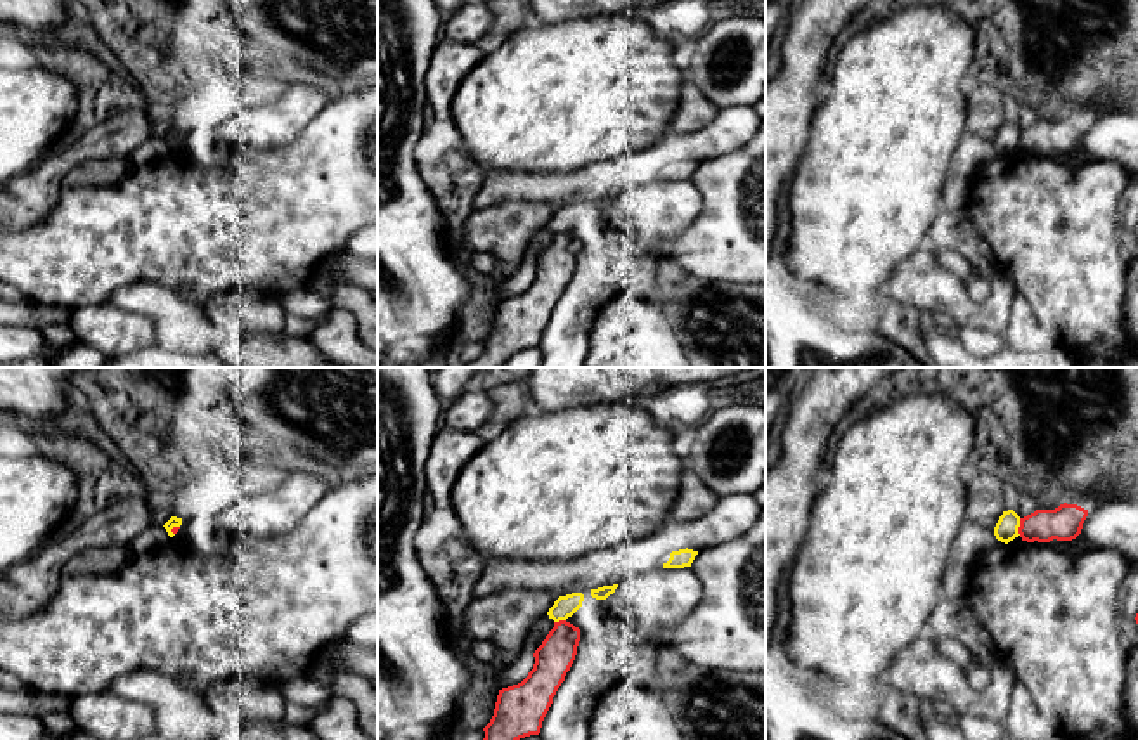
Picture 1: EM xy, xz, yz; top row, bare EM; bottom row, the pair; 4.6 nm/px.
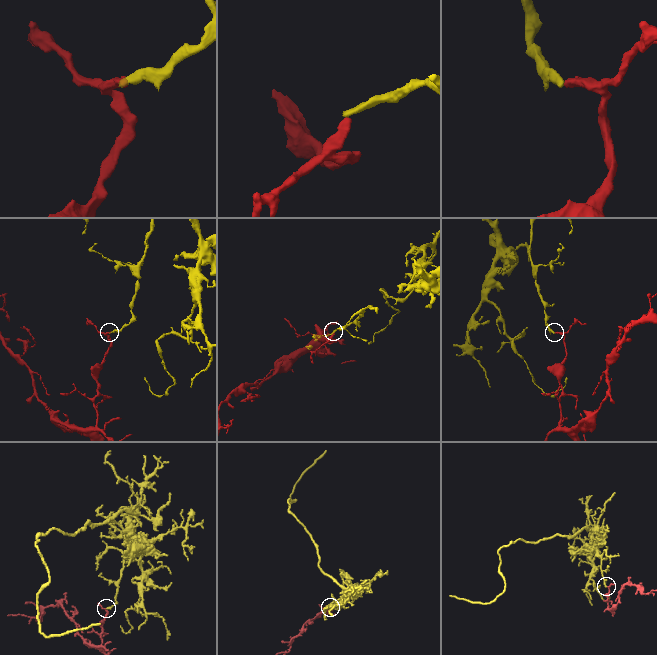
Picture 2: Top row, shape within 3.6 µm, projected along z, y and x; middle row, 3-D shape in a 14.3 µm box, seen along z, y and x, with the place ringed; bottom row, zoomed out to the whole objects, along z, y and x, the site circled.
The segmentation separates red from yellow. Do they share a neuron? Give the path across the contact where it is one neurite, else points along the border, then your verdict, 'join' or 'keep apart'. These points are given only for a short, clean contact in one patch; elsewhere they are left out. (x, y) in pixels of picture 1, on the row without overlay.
border yz (1021, 130), (1019, 146); keep apart

